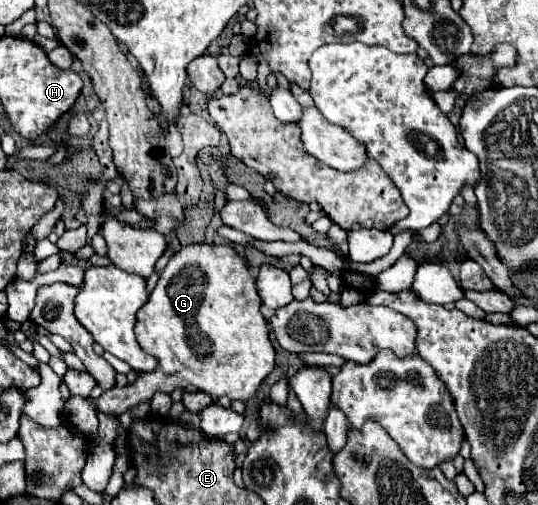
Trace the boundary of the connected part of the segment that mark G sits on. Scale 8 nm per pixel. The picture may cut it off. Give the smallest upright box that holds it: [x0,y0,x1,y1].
[92,244,276,416]

